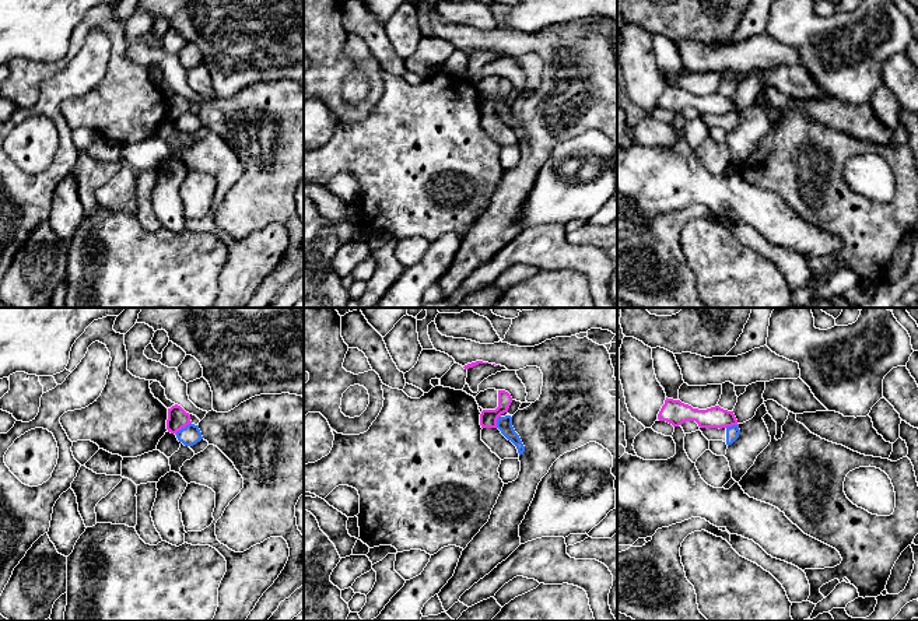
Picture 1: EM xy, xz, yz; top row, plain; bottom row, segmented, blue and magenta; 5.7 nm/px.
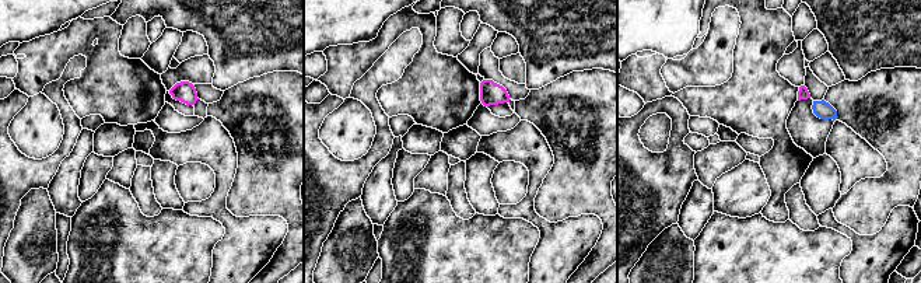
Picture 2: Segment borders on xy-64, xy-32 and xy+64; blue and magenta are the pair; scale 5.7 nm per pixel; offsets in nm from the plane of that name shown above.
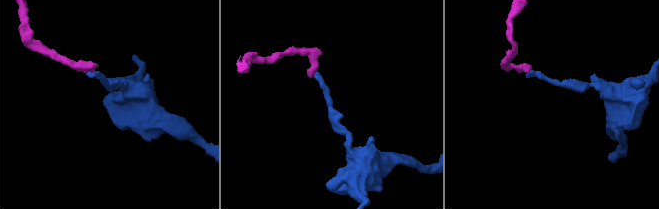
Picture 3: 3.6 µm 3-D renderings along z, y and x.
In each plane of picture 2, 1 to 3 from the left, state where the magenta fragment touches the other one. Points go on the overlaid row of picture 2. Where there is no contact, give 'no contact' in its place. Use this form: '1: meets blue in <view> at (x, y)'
1: no contact
2: no contact
3: no contact

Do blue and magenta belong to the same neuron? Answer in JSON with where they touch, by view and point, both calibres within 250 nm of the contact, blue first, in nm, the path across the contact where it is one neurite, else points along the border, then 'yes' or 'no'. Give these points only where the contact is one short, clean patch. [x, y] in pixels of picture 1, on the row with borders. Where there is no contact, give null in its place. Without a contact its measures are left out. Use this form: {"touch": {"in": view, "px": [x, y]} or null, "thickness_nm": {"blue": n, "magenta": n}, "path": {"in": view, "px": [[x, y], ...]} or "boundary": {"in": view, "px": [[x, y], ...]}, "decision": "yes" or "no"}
{"touch": {"in": "xy", "px": [182, 428]}, "thickness_nm": {"blue": 120, "magenta": 120}, "boundary": {"in": "xy", "px": [[191, 423], [175, 434]]}, "decision": "no"}

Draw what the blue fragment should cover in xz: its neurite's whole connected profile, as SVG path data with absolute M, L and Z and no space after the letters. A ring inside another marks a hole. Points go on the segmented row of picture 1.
M511 415L498 417L497 428L501 431L501 434L508 441L511 441L516 446L519 456L523 455L525 446L523 446L519 435L515 432L515 429L512 427L512 417Z

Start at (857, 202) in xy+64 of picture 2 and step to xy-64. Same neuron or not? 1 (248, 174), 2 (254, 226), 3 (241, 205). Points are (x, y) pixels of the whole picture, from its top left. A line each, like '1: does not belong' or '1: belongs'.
1: belongs
2: does not belong
3: belongs

